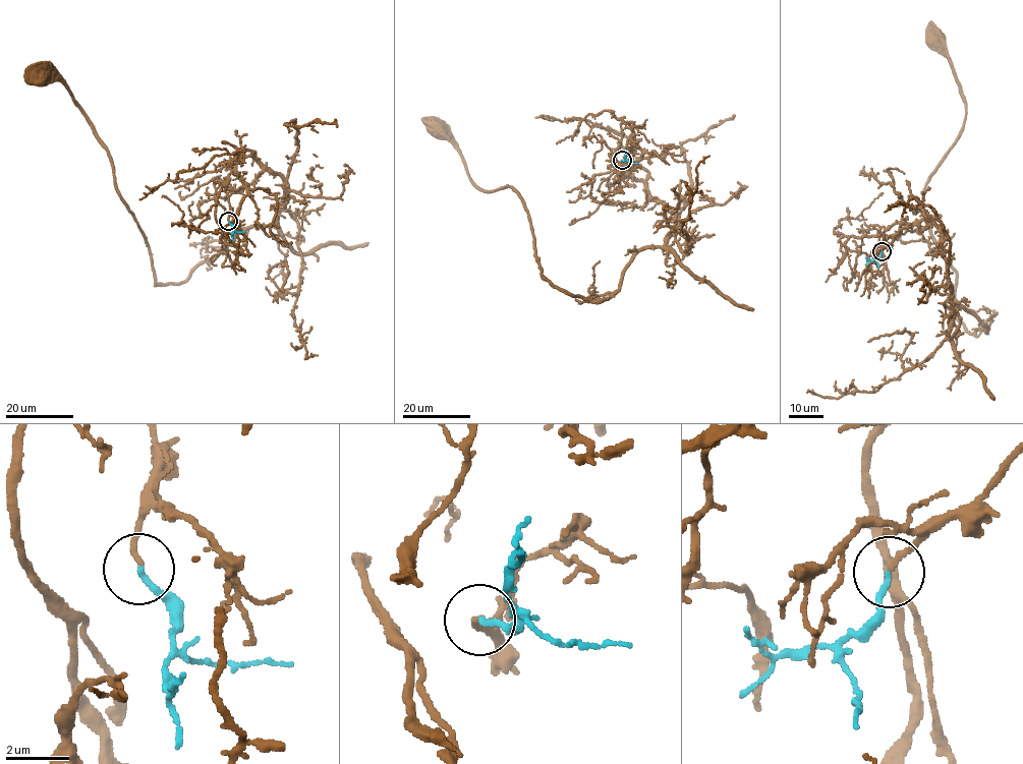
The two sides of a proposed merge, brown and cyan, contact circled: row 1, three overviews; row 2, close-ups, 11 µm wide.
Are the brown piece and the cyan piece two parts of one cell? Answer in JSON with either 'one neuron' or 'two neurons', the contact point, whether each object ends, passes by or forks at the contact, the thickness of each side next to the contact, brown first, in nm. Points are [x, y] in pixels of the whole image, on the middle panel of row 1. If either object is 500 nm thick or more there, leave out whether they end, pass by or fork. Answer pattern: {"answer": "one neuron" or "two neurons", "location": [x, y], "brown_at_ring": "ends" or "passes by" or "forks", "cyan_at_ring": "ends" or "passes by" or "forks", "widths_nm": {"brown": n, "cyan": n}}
{"answer": "one neuron", "location": [622, 160], "brown_at_ring": "ends", "cyan_at_ring": "ends", "widths_nm": {"brown": 170, "cyan": 180}}

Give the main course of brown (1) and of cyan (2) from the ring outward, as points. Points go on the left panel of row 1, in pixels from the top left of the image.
1: (228, 221), (228, 177), (249, 156), (281, 177), (277, 222), (155, 285), (109, 153), (65, 83), (42, 75)
2: (228, 221), (231, 235), (233, 233)

